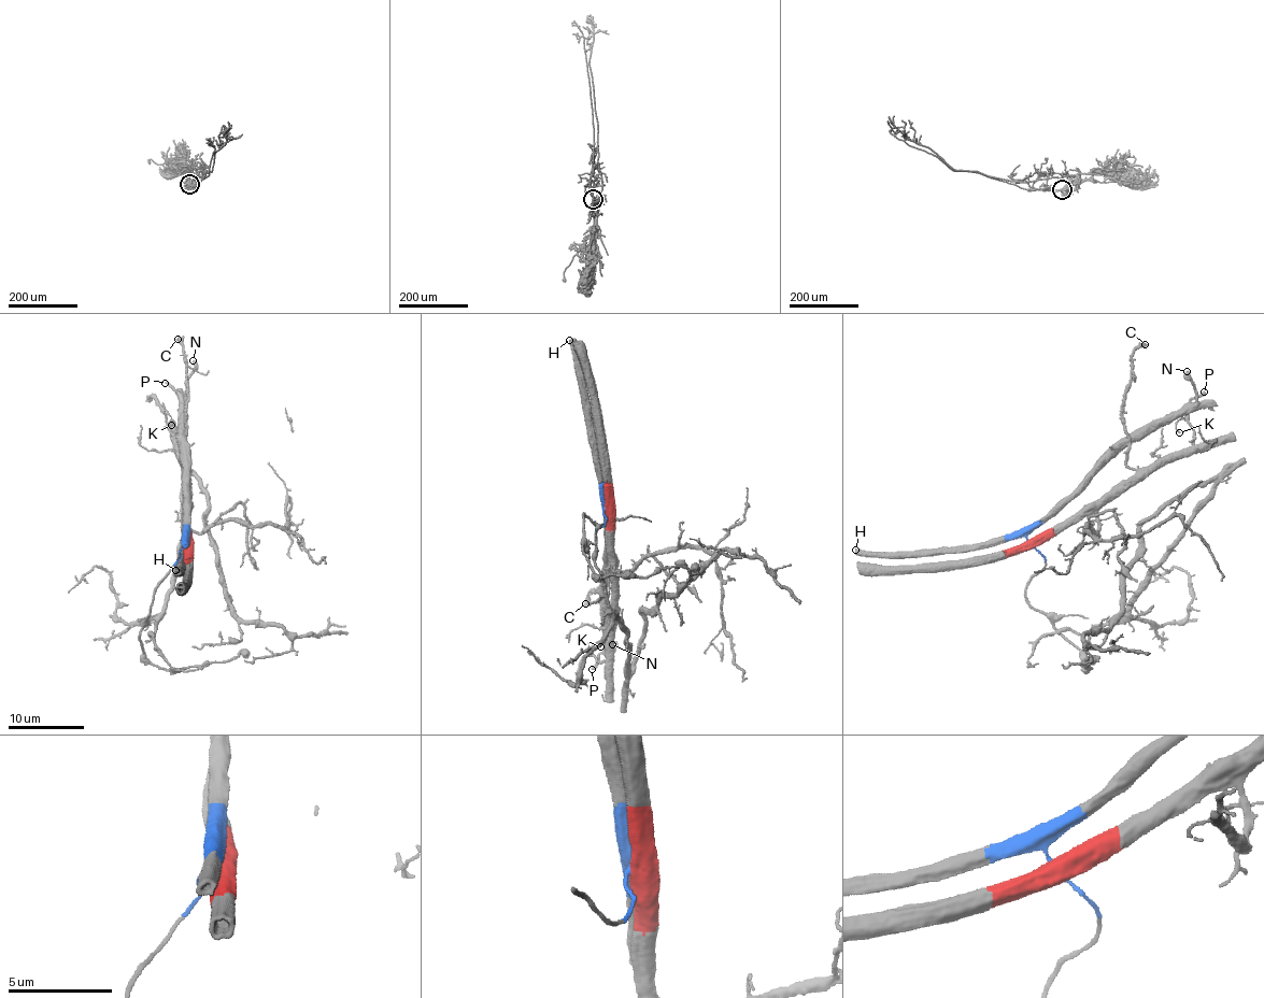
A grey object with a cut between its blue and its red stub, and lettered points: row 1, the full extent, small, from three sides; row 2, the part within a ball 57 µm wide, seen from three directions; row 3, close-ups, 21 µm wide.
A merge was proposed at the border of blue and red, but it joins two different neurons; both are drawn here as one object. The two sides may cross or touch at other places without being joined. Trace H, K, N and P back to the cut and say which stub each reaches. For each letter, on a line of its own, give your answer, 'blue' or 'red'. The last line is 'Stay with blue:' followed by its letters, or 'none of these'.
H: blue
K: red
N: blue
P: blue
Stay with blue: H, N, P

